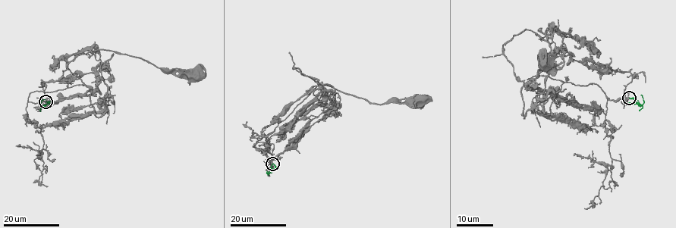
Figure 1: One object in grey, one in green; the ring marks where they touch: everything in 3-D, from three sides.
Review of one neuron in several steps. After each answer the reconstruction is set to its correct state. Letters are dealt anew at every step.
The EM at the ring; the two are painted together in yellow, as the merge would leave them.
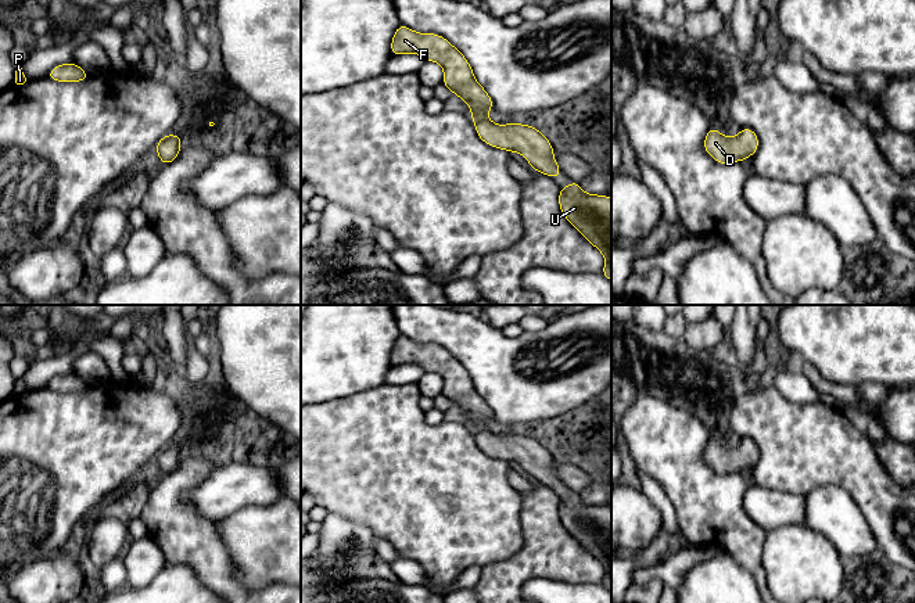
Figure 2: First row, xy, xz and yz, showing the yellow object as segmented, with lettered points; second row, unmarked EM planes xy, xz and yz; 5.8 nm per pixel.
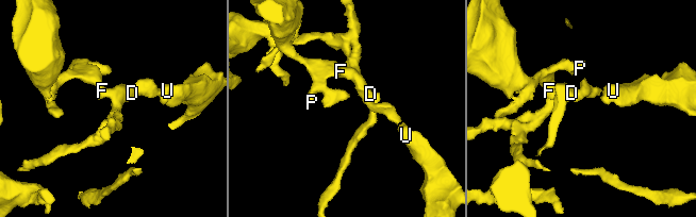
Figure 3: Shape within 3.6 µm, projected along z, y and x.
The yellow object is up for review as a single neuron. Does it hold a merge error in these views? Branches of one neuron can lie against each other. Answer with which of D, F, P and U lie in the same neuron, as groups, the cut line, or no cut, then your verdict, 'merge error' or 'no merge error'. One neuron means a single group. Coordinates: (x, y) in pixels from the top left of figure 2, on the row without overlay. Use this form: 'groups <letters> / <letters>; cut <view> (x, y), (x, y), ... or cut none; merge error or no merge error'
groups D F P U; cut none; no merge error

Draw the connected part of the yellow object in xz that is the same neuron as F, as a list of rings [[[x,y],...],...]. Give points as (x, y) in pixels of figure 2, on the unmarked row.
[[[399,335],[391,352],[392,366],[416,363],[424,372],[439,373],[444,378],[444,396],[464,410],[471,419],[471,428],[478,448],[495,459],[524,466],[530,477],[556,489],[561,480],[553,467],[553,457],[538,439],[523,434],[495,435],[487,423],[494,417],[492,409],[477,394],[464,366],[445,348],[435,344],[417,344]]]

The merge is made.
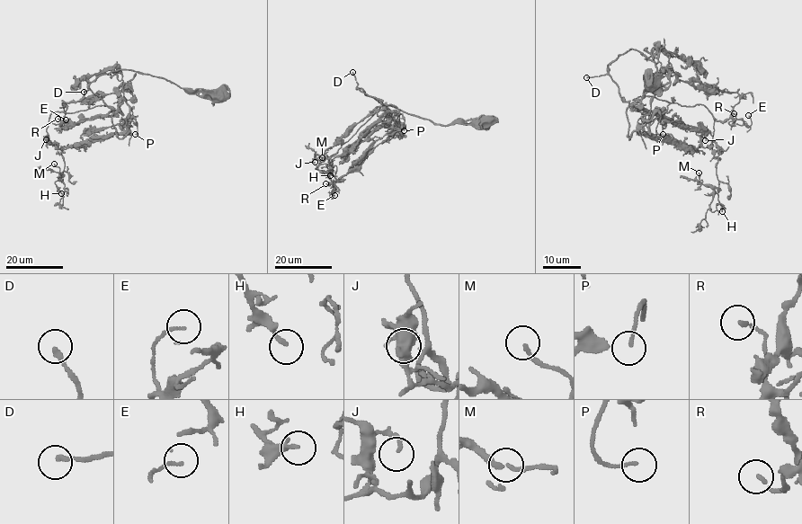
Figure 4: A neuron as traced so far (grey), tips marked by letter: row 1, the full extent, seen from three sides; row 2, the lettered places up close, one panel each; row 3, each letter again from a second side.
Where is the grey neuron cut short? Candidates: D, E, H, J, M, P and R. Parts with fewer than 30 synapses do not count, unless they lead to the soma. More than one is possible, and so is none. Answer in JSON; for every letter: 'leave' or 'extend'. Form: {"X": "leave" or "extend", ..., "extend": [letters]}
{"D": "leave", "E": "leave", "H": "leave", "J": "leave", "M": "leave", "P": "extend", "R": "extend", "extend": ["P", "R"]}

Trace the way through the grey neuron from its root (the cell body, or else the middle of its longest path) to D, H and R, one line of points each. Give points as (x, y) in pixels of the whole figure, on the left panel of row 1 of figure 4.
D: (218, 95), (201, 88), (187, 90), (160, 77), (125, 69), (99, 75), (84, 92)
H: (218, 95), (99, 75), (89, 88), (114, 111), (133, 97), (65, 102), (48, 124), (61, 193)
R: (218, 95), (120, 69), (89, 88), (114, 111), (127, 102), (126, 89), (65, 102), (63, 126), (57, 119)

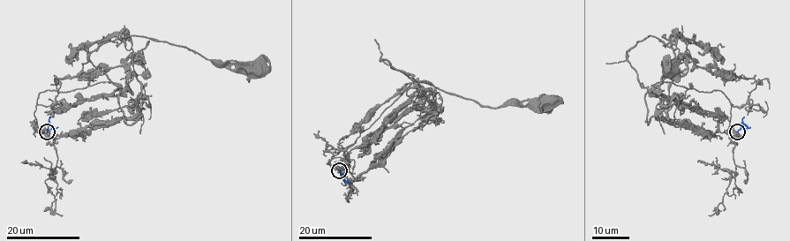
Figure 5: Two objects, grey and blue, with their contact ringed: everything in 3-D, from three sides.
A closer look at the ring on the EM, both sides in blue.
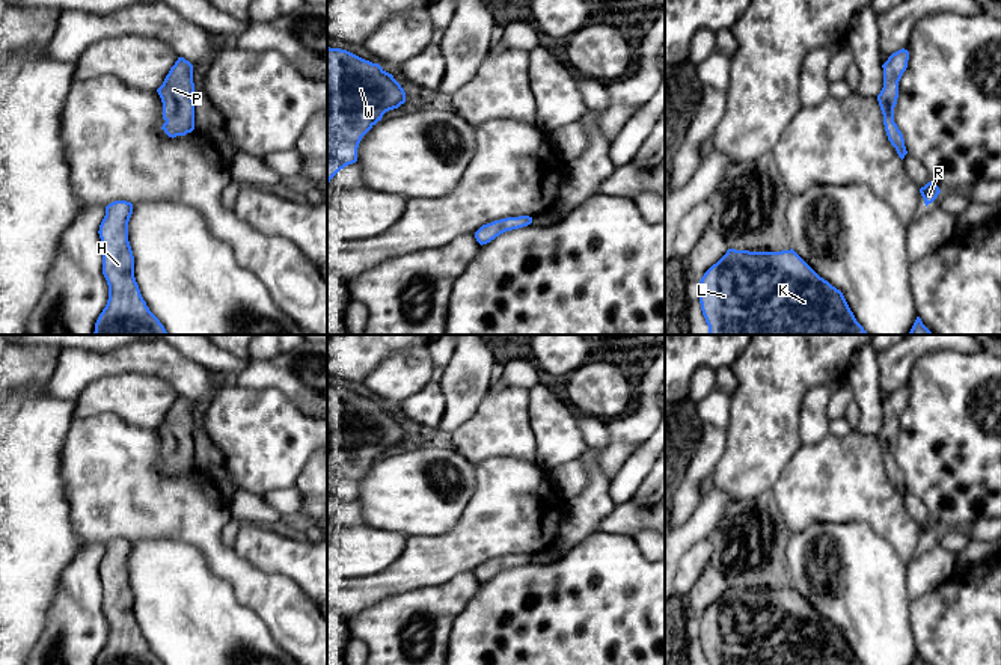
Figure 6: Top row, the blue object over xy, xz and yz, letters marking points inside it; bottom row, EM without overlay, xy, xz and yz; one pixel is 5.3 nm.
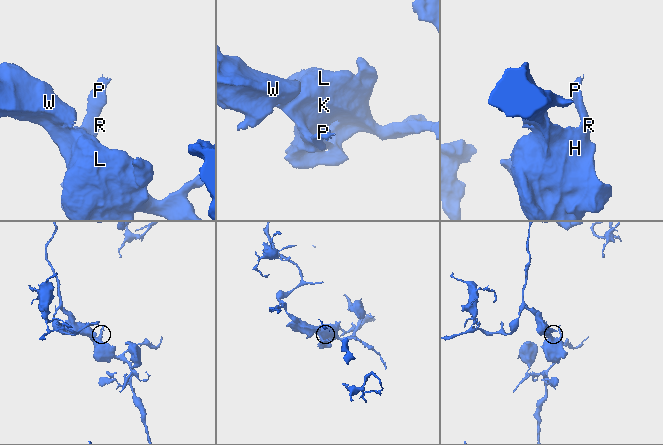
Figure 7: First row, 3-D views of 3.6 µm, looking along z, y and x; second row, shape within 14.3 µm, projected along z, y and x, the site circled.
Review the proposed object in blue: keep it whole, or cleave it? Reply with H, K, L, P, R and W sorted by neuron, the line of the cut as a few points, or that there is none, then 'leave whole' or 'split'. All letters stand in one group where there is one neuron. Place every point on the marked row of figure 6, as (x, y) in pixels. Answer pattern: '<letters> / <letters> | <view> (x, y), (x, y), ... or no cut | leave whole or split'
H K L P R W | no cut | leave whole

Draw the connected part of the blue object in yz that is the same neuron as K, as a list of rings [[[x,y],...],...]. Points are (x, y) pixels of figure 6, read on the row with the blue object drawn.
[[[728,249],[701,277],[699,303],[709,335],[868,335],[843,293],[820,277],[793,249]]]

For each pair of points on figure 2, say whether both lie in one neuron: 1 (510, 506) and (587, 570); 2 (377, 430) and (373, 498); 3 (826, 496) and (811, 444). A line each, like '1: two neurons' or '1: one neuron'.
1: two neurons
2: one neuron
3: two neurons

